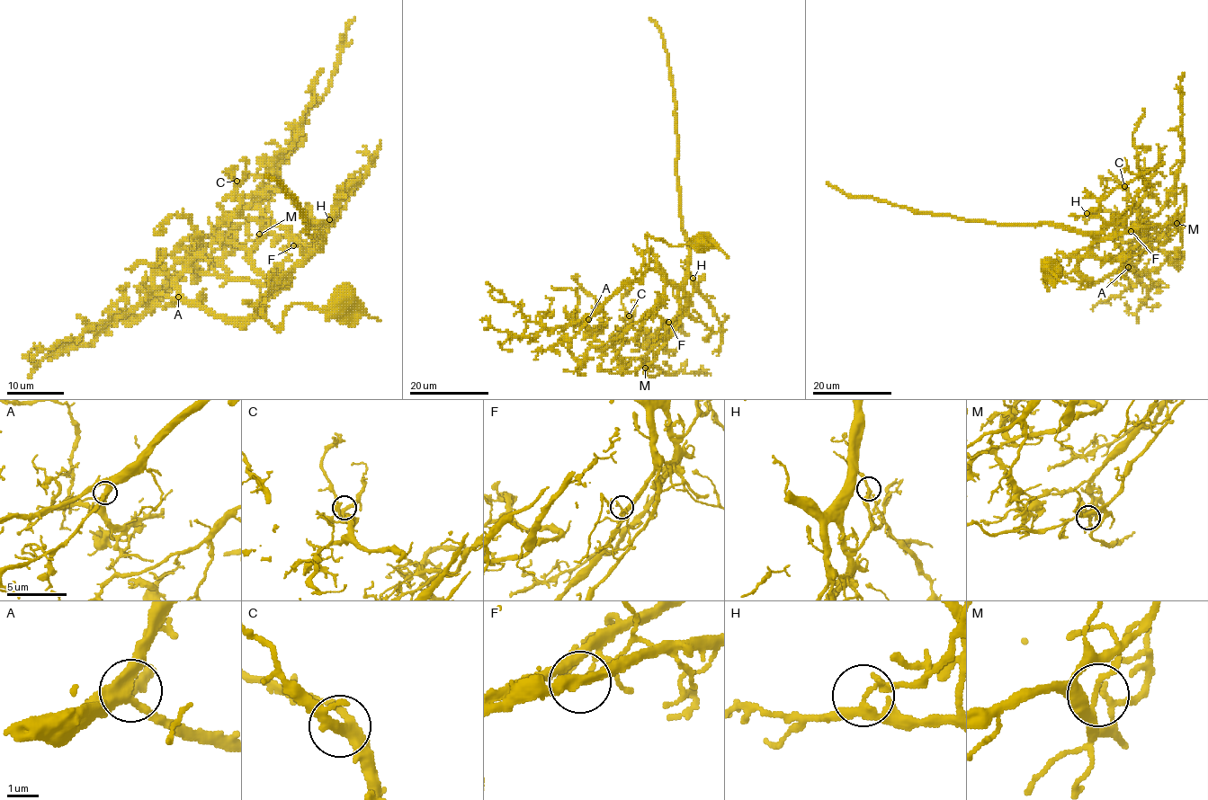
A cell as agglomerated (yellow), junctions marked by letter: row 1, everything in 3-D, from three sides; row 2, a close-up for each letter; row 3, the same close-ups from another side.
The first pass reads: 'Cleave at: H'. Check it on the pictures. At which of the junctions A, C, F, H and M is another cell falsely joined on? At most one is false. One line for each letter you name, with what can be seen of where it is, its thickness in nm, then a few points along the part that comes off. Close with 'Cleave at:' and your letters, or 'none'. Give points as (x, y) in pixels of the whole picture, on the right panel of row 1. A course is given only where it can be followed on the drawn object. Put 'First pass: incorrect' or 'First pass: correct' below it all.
H: Place: (1087, 213). Thickness 200 nm. Course of the part to remove: (1087, 213), (1094, 211), (1116, 187), (1140, 177), (1145, 184), (1135, 197), (1125, 225), (1119, 228)
Cleave at: H
First pass: correct

